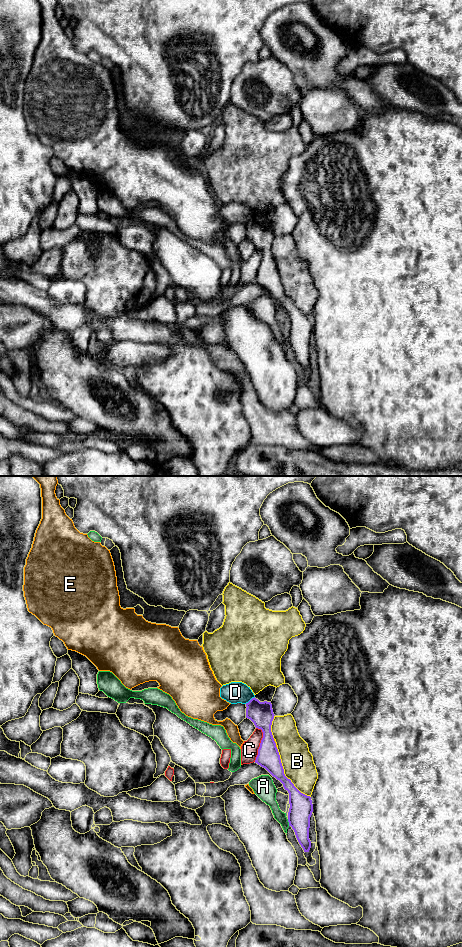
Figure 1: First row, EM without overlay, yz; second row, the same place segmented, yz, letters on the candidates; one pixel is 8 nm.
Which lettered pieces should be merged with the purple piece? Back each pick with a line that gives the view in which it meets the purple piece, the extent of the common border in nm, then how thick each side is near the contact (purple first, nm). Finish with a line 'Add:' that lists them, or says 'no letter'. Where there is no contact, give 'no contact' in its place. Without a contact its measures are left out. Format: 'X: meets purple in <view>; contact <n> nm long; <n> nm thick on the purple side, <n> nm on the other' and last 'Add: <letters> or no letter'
Add: no letter

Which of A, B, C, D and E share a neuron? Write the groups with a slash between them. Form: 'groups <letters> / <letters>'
groups A / B / C / D / E

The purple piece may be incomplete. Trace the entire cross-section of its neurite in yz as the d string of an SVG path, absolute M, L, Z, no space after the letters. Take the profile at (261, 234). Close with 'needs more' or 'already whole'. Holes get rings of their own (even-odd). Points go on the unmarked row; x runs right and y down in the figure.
M254 217L246 223L246 227L246 238L250 239L255 247L263 252L255 283L265 288L288 311L290 324L288 332L289 346L294 350L304 372L309 372L311 368L309 348L313 324L311 317L301 313L284 294L280 275L271 252L271 245L275 236L272 224L267 221L260 222Z | already whole

